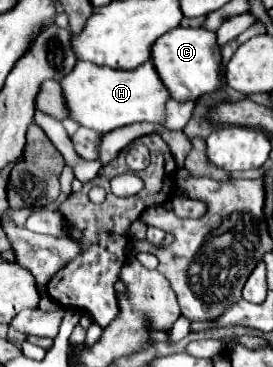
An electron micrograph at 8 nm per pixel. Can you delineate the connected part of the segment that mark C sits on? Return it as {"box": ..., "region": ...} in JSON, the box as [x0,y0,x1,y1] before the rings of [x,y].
{"box":[150,27,220,101],"region":[[[176,27],[164,33],[150,51],[150,57],[156,65],[156,71],[176,101],[196,101],[200,95],[212,93],[220,87],[218,79],[218,63],[220,63],[220,47],[216,45],[216,35],[206,29],[184,29]]]}

